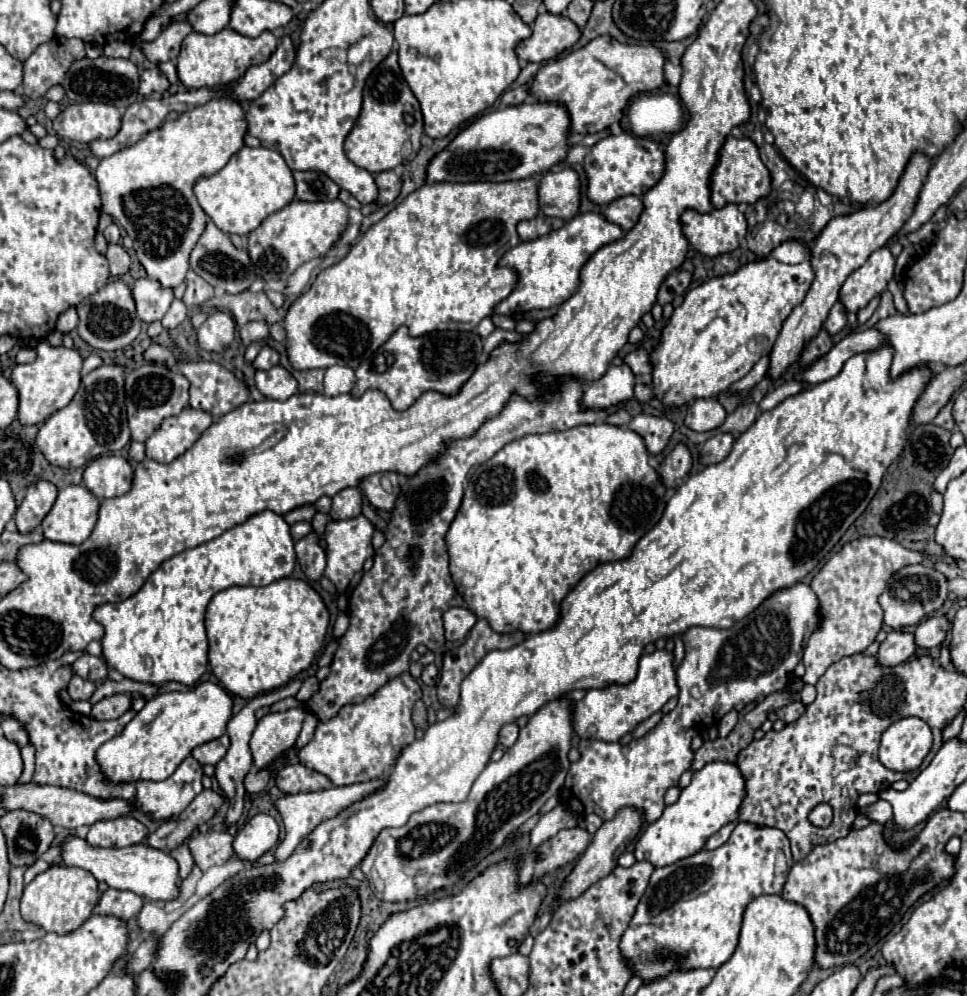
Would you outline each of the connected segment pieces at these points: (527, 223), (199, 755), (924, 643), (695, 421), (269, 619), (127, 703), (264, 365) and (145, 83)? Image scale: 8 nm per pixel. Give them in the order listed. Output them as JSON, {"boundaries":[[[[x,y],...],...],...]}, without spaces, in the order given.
{"boundaries":[[[[536,217],[532,220],[523,220],[517,226],[517,232],[521,240],[535,240],[551,231],[551,227],[544,217]]],[[[223,734],[217,740],[211,740],[211,742],[205,742],[205,744],[197,746],[191,756],[199,764],[211,764],[211,766],[215,766],[227,754],[227,748],[229,748],[229,736]]],[[[931,616],[923,620],[913,632],[917,648],[933,648],[945,640],[945,628],[949,626],[945,616]]],[[[701,398],[695,400],[685,414],[685,426],[695,432],[709,432],[719,428],[727,418],[725,408],[717,398]]],[[[283,578],[263,588],[233,586],[217,592],[207,606],[205,628],[213,674],[231,694],[251,700],[283,688],[311,666],[327,636],[329,610],[305,580]]],[[[113,694],[109,698],[103,698],[97,702],[91,710],[91,716],[95,720],[117,720],[131,708],[131,696],[125,694]]],[[[265,346],[259,352],[259,356],[253,360],[253,366],[257,370],[269,370],[269,368],[273,368],[277,364],[279,364],[279,352],[275,348],[271,348],[271,346]]],[[[155,66],[155,68],[149,68],[141,74],[141,86],[139,86],[139,94],[143,96],[151,96],[153,92],[167,92],[169,90],[169,80],[167,76]]]]}

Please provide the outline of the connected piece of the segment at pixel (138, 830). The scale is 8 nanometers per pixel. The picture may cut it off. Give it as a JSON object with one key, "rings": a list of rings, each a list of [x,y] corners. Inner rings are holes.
{"rings":[[[119,816],[113,820],[99,820],[91,826],[87,842],[95,848],[123,848],[141,844],[147,838],[147,826],[131,816]]]}

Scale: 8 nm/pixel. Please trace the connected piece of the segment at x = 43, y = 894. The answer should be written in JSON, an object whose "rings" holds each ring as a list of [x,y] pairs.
{"rings":[[[51,866],[43,874],[39,874],[31,884],[25,886],[21,898],[21,916],[27,922],[43,928],[45,932],[67,934],[75,932],[75,928],[79,928],[93,914],[97,902],[99,888],[91,872],[71,866]]]}

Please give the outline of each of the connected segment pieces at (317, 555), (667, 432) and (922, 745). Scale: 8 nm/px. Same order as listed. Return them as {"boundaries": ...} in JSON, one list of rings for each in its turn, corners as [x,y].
{"boundaries":[[[[313,532],[307,538],[299,540],[295,544],[295,552],[297,552],[297,560],[299,560],[305,576],[309,580],[315,580],[315,582],[321,580],[327,562],[325,562],[325,552],[317,544],[317,534]]],[[[653,414],[633,416],[633,420],[629,422],[629,428],[645,440],[645,446],[653,456],[661,454],[667,448],[669,440],[675,432],[675,424],[669,418],[653,416]]],[[[909,716],[891,724],[881,736],[879,762],[895,772],[917,770],[931,750],[931,730],[925,720]]]]}

